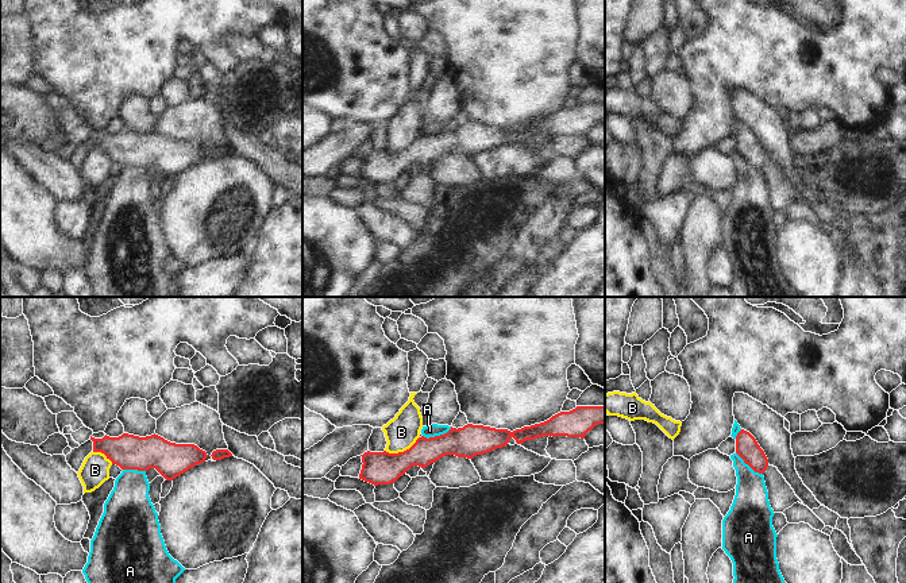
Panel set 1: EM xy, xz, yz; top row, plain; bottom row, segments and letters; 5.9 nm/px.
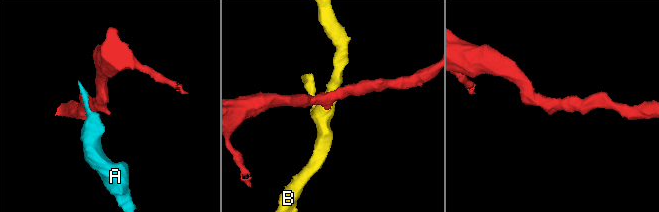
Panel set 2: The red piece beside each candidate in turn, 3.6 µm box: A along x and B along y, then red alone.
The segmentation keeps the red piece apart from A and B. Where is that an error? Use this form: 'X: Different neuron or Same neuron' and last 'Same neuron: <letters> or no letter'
A: Different neuron
B: Different neuron
Same neuron: no letter

